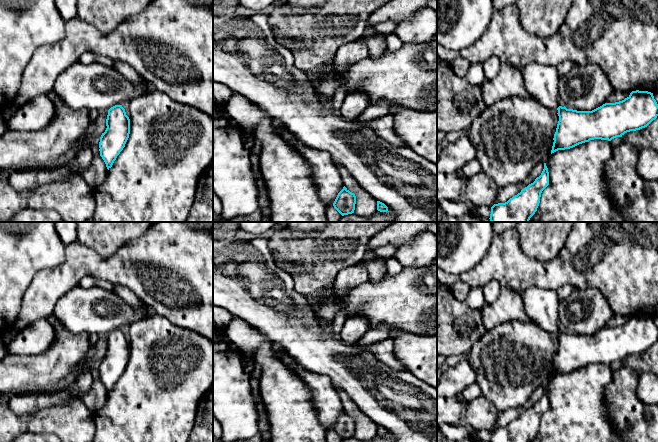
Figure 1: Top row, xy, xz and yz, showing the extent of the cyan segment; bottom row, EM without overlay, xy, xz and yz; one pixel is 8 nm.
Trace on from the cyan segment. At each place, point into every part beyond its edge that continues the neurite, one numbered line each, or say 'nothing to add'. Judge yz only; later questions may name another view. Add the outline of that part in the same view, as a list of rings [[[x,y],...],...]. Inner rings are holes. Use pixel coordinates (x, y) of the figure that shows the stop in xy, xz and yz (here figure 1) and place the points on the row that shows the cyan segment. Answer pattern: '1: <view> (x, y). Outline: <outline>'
1: yz (542, 82). Outline: [[[531,63],[521,73],[525,89],[532,98],[550,110],[560,106],[560,75],[557,66]]]

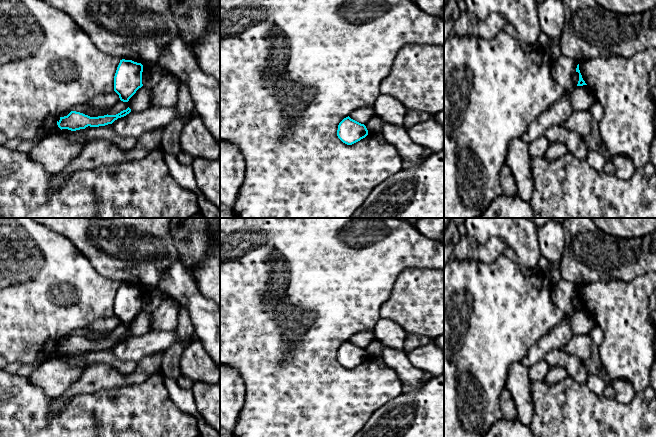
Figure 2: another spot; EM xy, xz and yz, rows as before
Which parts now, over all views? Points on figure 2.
nothing to add

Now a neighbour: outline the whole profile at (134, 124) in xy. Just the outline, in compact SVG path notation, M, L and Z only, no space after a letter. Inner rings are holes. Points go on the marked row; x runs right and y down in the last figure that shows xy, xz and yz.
M175 107L148 108L140 112L131 111L124 117L115 120L111 127L116 134L139 138L155 129L164 129L171 122L182 118Z

